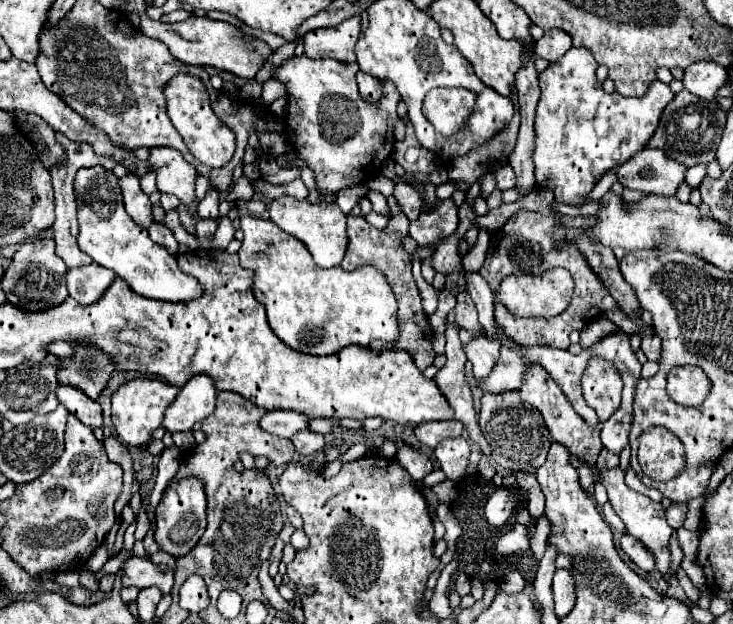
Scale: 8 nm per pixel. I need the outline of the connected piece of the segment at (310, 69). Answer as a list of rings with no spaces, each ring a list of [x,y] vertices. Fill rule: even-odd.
[[[293,56],[277,70],[277,78],[287,86],[287,94],[291,96],[289,112],[285,116],[289,142],[299,158],[315,172],[317,190],[321,194],[333,194],[369,182],[381,172],[381,166],[387,156],[391,156],[395,144],[393,128],[399,118],[395,108],[401,100],[395,84],[383,80],[383,92],[387,96],[381,96],[381,100],[371,106],[359,96],[355,82],[357,72],[357,64],[311,60],[307,56]]]

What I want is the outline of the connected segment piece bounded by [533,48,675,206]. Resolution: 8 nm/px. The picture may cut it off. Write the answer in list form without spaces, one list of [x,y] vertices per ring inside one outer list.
[[[571,48],[565,56],[551,62],[551,66],[541,72],[541,106],[535,118],[535,178],[539,188],[547,188],[555,194],[557,202],[565,202],[571,206],[583,204],[583,196],[593,190],[593,186],[599,182],[599,178],[617,168],[619,164],[627,162],[637,154],[637,150],[643,150],[645,144],[651,140],[661,112],[665,106],[675,98],[669,84],[663,84],[659,80],[651,82],[645,96],[641,98],[627,98],[617,92],[607,94],[601,88],[601,82],[595,78],[597,62],[591,52],[585,48]]]

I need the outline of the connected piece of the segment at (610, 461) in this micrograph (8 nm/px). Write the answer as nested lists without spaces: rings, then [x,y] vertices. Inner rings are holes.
[[[605,448],[601,450],[601,454],[599,454],[599,458],[597,458],[597,466],[599,468],[617,468],[620,464],[620,458],[619,455],[607,452]]]

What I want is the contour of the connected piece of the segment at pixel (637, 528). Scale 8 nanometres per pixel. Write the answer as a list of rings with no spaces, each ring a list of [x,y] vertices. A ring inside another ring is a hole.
[[[607,470],[605,474],[601,474],[601,482],[605,484],[607,488],[607,494],[609,494],[609,502],[613,504],[617,516],[625,522],[627,526],[627,534],[635,536],[637,540],[641,540],[651,552],[653,556],[657,558],[657,570],[665,576],[669,576],[669,550],[667,550],[667,542],[669,542],[669,536],[673,534],[673,528],[667,524],[665,520],[665,510],[661,504],[653,502],[649,496],[645,494],[639,494],[631,488],[625,486],[623,482],[623,472],[621,470]]]

